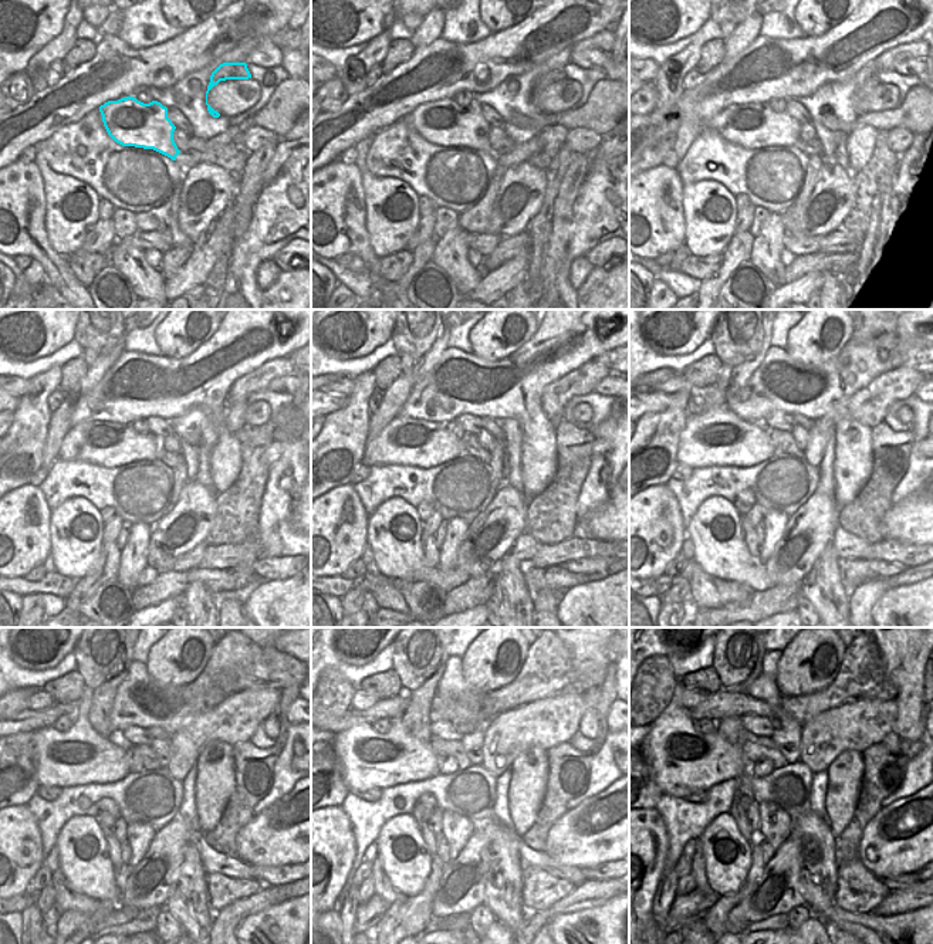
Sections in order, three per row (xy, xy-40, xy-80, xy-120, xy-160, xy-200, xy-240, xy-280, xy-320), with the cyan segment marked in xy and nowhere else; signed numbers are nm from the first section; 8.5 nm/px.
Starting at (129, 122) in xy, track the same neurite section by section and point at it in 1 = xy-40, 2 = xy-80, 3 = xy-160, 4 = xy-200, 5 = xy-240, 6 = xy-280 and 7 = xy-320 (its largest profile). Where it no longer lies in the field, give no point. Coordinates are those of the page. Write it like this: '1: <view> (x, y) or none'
1: xy-40 (443, 122)
2: xy-80 (751, 125)
3: xy-160 (406, 442)
4: xy-200 (715, 437)
5: xy-240 (80, 755)
6: xy-280 (369, 760)
7: xy-320 (683, 761)

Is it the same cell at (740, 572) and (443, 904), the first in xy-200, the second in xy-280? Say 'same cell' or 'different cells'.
different cells

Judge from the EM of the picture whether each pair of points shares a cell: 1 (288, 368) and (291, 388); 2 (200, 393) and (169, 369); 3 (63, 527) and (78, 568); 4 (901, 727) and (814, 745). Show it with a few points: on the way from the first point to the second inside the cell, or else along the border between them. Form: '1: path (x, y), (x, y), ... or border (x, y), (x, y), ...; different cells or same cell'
1: border (293, 372), (274, 378), (266, 388); different cells
2: path (193, 389), (176, 376); same cell
3: path (66, 537), (75, 547), (75, 558); same cell
4: border (895, 699), (896, 717), (892, 731); different cells

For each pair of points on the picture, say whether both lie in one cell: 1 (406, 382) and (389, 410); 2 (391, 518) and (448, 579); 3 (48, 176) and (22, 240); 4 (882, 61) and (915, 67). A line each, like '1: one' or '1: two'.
1: one
2: one
3: two
4: two

